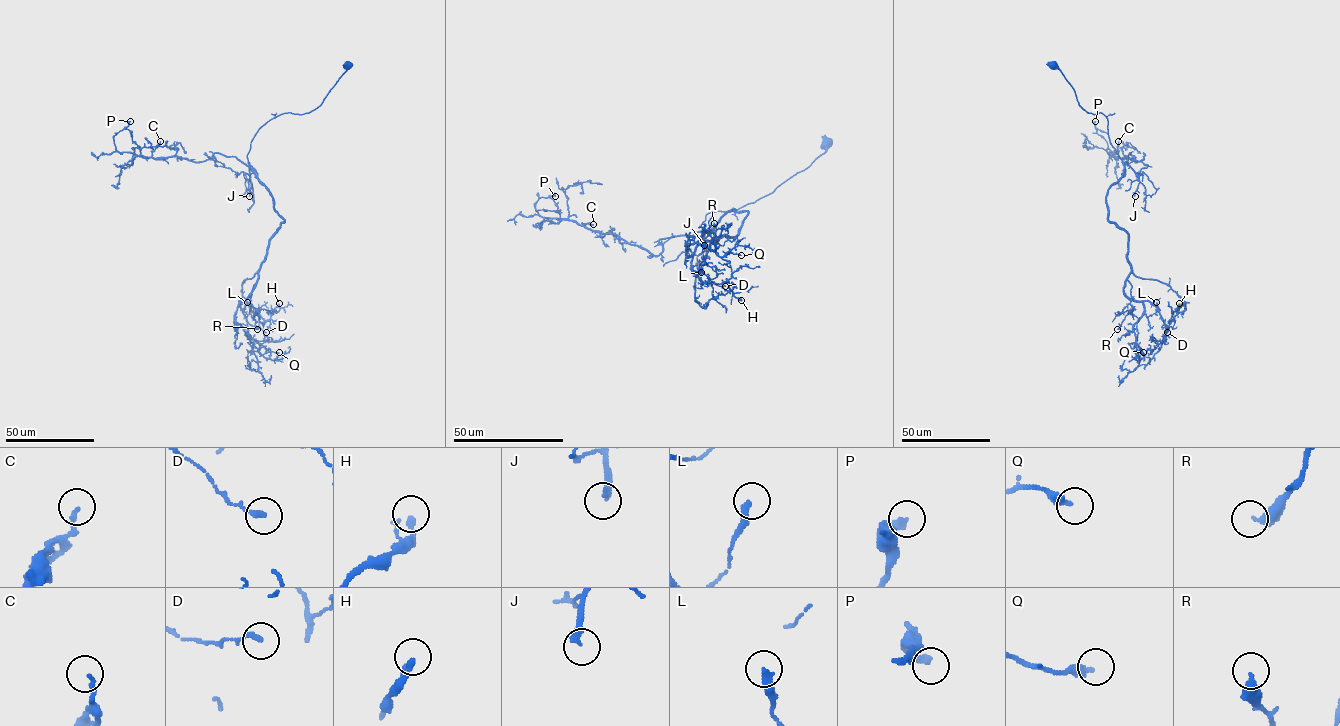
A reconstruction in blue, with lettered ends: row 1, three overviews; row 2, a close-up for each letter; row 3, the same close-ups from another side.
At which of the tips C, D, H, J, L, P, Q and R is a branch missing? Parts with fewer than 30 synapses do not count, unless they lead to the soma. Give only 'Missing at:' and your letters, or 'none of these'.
Missing at: J

